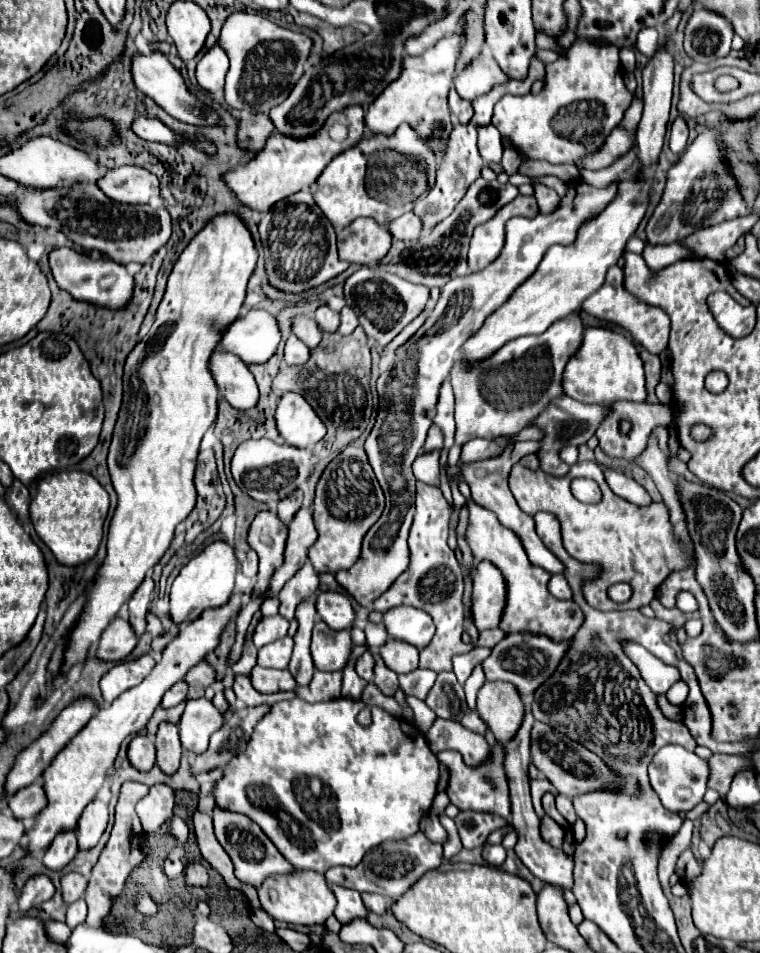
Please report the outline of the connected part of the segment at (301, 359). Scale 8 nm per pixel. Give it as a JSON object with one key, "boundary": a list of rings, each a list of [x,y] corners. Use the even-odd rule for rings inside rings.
{"boundary":[[[290,336],[290,340],[286,342],[286,350],[284,350],[284,362],[292,364],[292,366],[300,366],[306,364],[310,360],[310,352],[308,346],[304,342],[300,342],[296,336]]]}

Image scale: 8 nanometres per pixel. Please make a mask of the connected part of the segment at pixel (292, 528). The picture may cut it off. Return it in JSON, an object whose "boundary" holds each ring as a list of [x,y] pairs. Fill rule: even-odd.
{"boundary":[[[304,506],[298,510],[294,520],[288,526],[288,542],[286,542],[286,558],[282,568],[278,568],[272,576],[272,586],[268,588],[268,596],[276,596],[280,588],[290,580],[306,562],[308,548],[316,542],[318,532],[312,518],[312,508]]]}

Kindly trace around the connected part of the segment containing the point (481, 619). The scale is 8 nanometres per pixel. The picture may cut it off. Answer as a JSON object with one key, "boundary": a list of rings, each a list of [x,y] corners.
{"boundary":[[[482,560],[474,576],[472,616],[478,630],[498,628],[506,604],[506,580],[502,572],[490,562]]]}

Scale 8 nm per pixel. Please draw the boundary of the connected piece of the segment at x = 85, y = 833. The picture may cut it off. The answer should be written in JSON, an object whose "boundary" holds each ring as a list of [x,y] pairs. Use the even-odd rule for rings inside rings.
{"boundary":[[[92,800],[88,808],[84,808],[80,820],[78,820],[78,844],[80,850],[88,850],[96,846],[100,836],[104,834],[108,824],[108,804],[102,800]]]}

